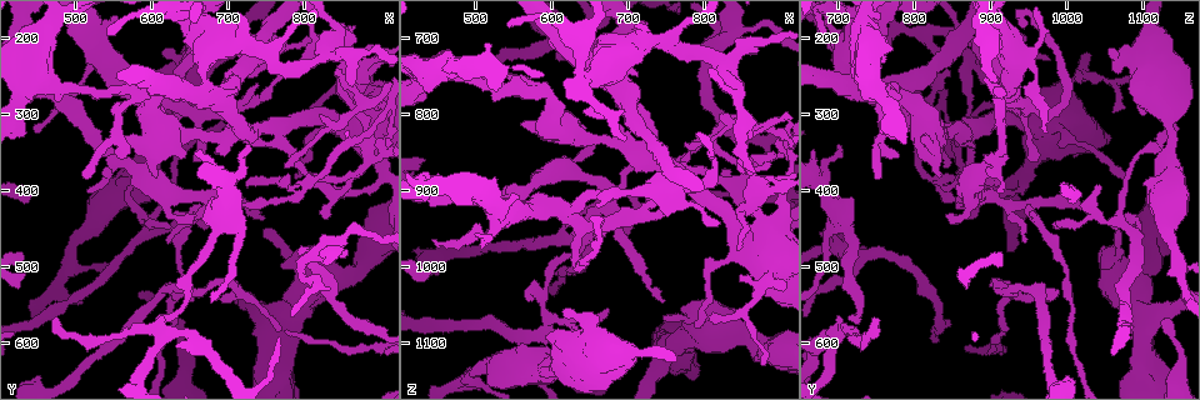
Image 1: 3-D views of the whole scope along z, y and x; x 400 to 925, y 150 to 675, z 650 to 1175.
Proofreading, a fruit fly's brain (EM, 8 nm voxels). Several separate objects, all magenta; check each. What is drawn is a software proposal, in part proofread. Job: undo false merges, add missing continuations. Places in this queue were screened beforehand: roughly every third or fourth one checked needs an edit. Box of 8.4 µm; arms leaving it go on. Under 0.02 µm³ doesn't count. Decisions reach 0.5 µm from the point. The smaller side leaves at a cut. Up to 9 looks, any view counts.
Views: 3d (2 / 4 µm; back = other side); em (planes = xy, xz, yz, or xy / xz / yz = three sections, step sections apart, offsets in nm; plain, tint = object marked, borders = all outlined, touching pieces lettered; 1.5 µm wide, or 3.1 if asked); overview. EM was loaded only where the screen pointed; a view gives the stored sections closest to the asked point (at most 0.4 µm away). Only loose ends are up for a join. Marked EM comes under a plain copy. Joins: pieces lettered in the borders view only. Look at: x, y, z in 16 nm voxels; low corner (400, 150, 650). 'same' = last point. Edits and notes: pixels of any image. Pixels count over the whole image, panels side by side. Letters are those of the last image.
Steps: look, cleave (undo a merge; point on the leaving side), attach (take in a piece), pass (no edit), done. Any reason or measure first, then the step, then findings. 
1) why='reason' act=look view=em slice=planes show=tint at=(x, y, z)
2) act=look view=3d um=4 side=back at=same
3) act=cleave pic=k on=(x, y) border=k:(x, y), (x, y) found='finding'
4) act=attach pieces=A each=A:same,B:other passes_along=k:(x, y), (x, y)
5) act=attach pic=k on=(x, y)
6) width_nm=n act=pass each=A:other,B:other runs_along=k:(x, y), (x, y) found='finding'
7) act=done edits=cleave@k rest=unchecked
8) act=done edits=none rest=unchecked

why='branch stops here' act=look view=em slice=planes show=borders at=(845, 255, 1015)

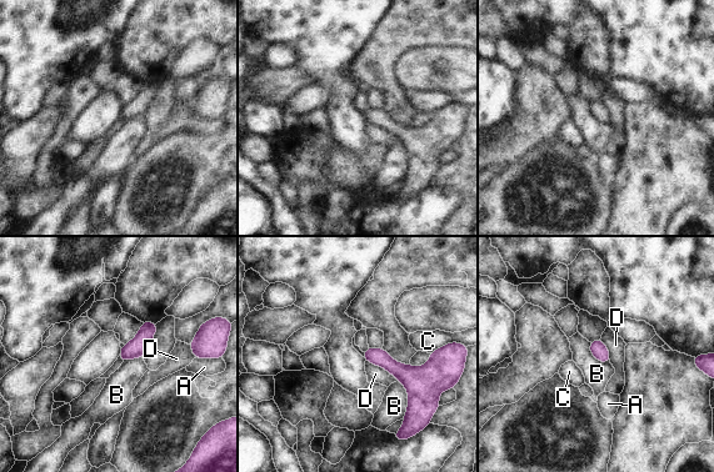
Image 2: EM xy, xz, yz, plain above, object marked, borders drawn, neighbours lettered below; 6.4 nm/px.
act=pass each=A:other,B:other,C:other,D:other border=2:(398, 380), (408, 393), (403, 418) found='none of them fits'

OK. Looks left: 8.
why='free end' act=look view=3d um=4 at=(625, 575, 1125)

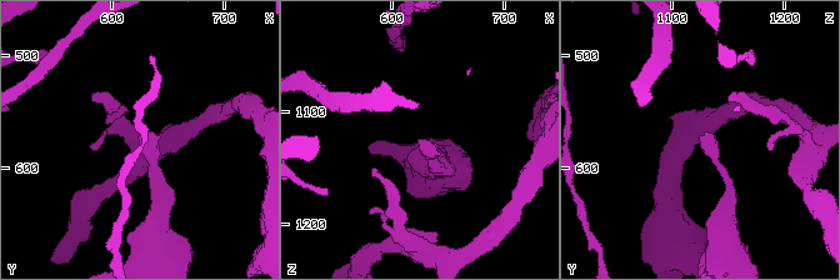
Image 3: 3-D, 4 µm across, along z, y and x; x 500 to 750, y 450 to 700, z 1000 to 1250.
why='need the tissue' act=look view=em slice=xz step=4 show=borders at=(622, 570, 1128)

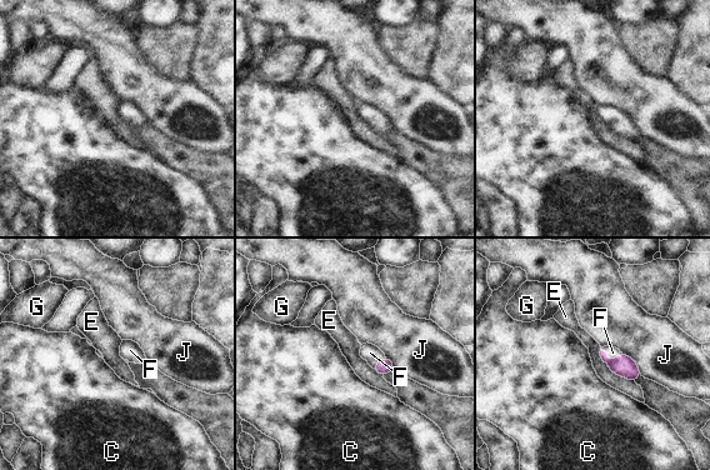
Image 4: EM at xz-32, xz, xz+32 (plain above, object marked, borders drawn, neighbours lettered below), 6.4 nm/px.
why='cut it another way' act=look view=em slice=planes show=borders at=same

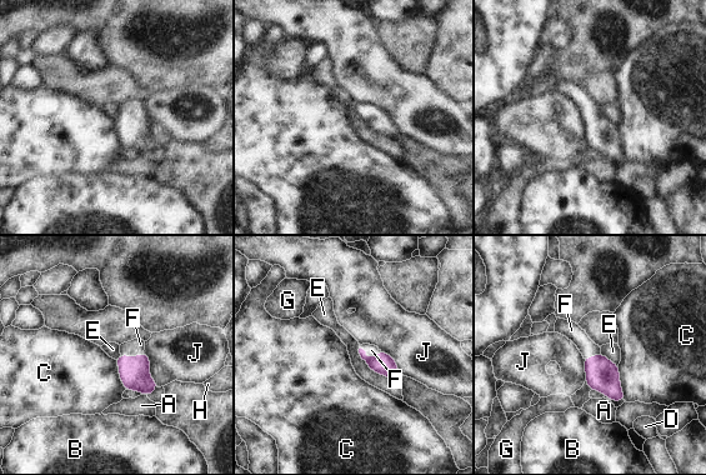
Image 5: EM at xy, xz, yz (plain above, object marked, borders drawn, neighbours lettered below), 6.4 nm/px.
act=attach pieces=F each=A:other,B:other,C:other,D:other,E:other,F:same,G:other,H:other,J:other passes_along=5:(384, 364), (367, 358), (371, 350) found='the cell continues'

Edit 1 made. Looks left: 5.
why='sharp bend' act=look view=3d um=2 at=(690, 520, 905)

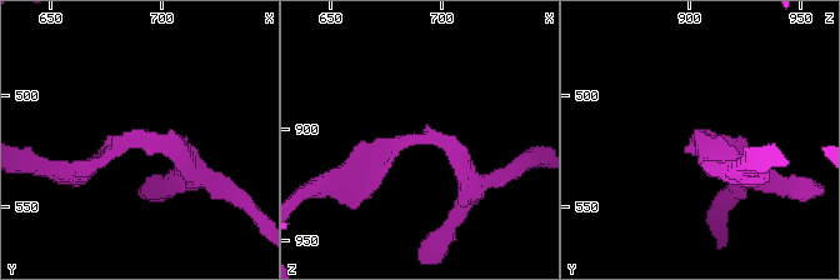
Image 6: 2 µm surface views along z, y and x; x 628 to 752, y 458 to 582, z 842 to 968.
why='now the EM' act=look view=em slice=planes show=borders at=(689, 521, 907)

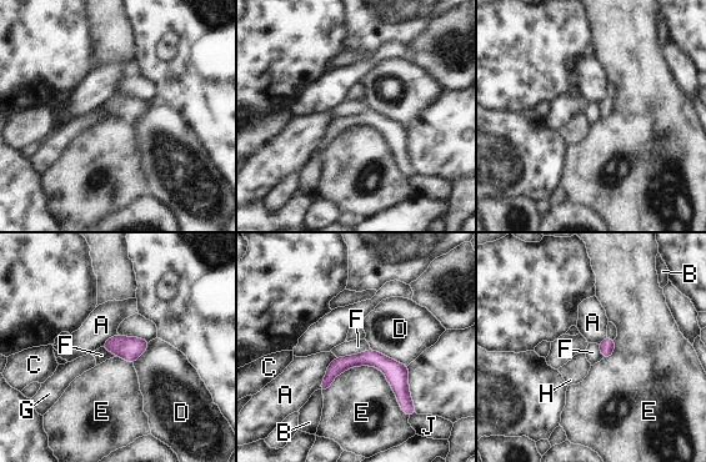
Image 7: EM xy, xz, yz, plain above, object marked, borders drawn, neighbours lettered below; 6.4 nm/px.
longest_contact=E:600nm act=pass each=A:other,B:other,C:other,D:other,E:other,F:other,G:other,H:other,J:other border=7:(323, 392), (375, 366), (409, 417) found='all the same cell'

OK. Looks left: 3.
why='branch stops here' act=look view=em slice=planes show=borders at=(725, 390, 915)

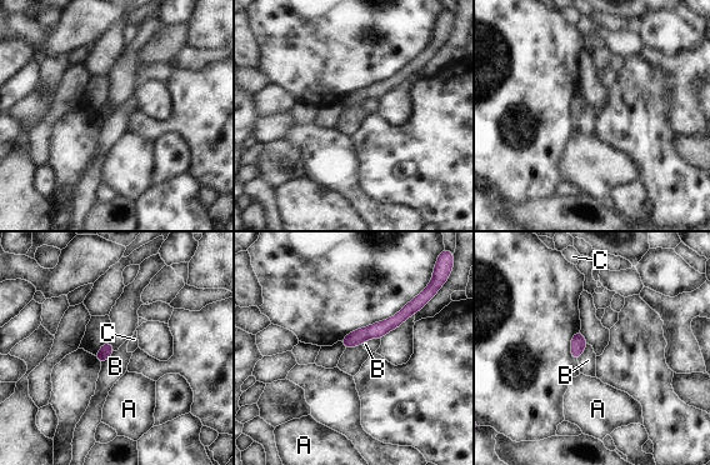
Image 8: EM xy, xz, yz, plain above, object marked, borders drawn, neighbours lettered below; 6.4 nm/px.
act=pass each=A:other,B:other,C:other runs_along=8:(404, 311), (393, 323), (345, 341) found='no lettered piece goes on from it'

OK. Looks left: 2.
act=done edits=attach@5 rest=unchecked

